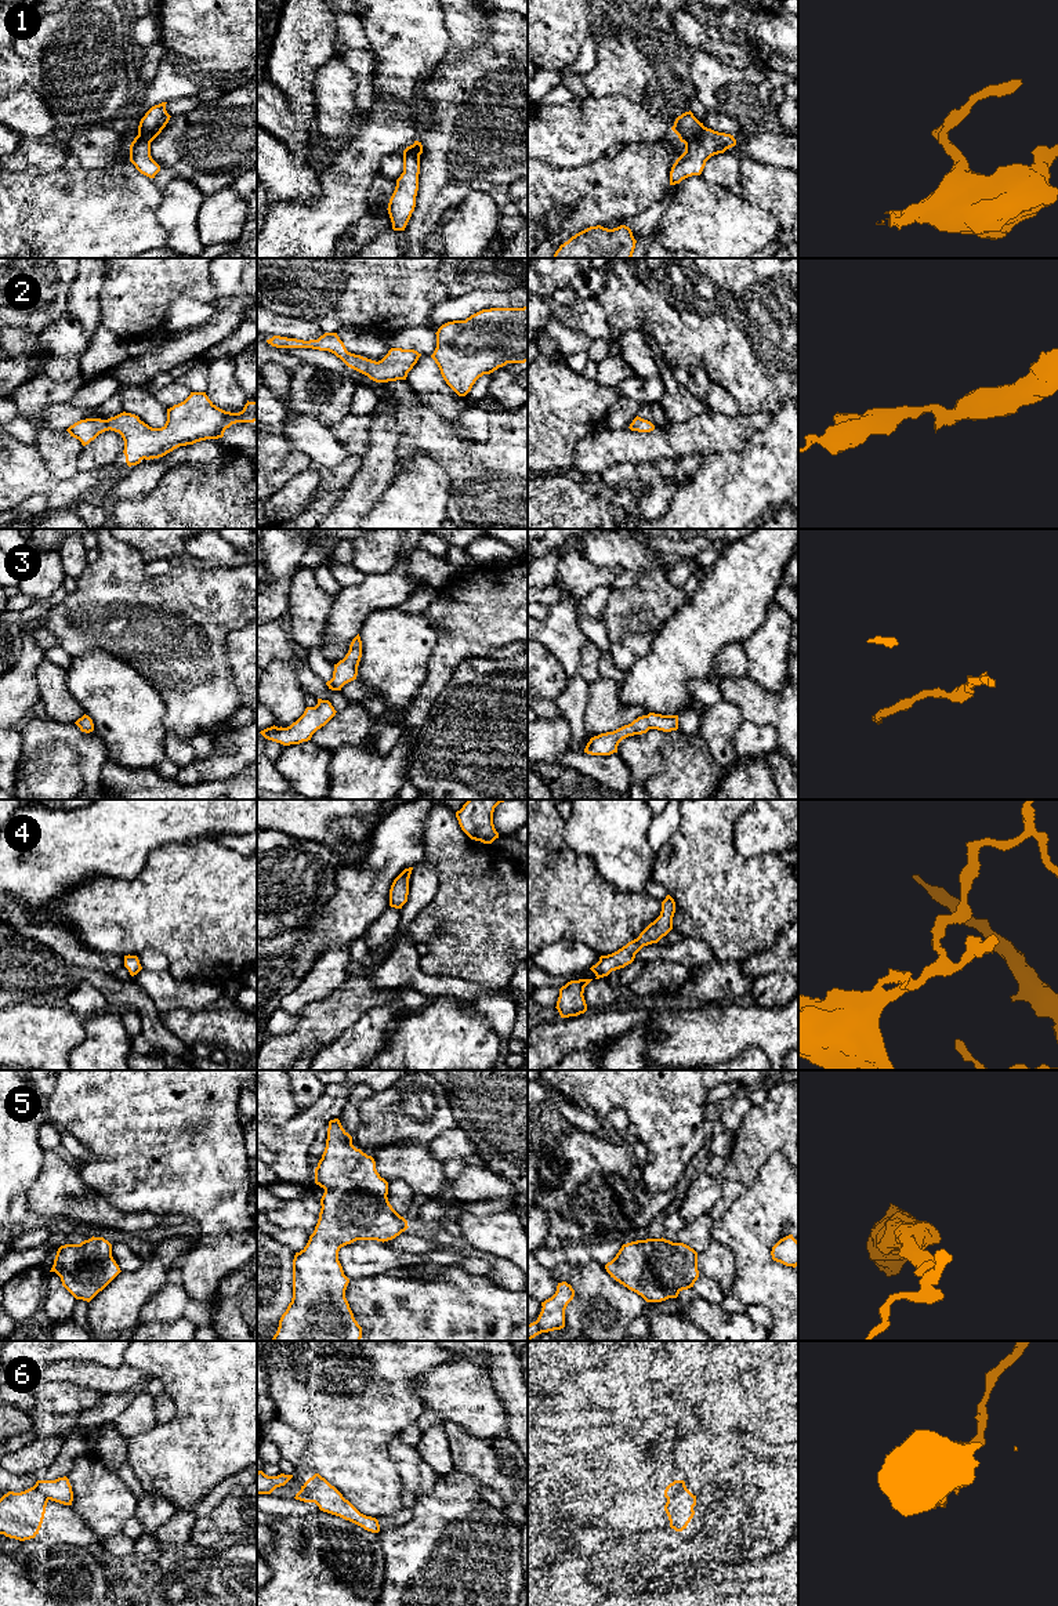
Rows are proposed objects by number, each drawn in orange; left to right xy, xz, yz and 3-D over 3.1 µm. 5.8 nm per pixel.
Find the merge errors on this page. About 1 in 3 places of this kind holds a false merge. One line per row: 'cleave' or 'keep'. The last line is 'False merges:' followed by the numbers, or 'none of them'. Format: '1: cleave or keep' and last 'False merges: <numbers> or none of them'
1: cleave
2: keep
3: keep
4: keep
5: keep
6: cleave
False merges: 1, 6

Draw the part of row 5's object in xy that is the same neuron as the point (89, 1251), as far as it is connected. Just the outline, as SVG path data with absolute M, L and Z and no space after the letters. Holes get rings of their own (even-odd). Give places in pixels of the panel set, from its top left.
M91 1237L80 1244L65 1244L57 1251L54 1265L62 1286L76 1298L90 1302L122 1270L112 1257L112 1244Z

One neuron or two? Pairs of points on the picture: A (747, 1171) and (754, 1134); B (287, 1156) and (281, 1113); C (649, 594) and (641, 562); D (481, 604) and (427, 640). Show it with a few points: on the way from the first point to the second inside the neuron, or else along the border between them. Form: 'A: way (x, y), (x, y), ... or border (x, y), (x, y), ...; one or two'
A: way (747, 1162), (752, 1144); one
B: border (300, 1112), (283, 1124), (271, 1126); two
C: border (667, 571), (645, 569), (638, 573); two
D: border (423, 612), (433, 620), (437, 635), (428, 664); two

